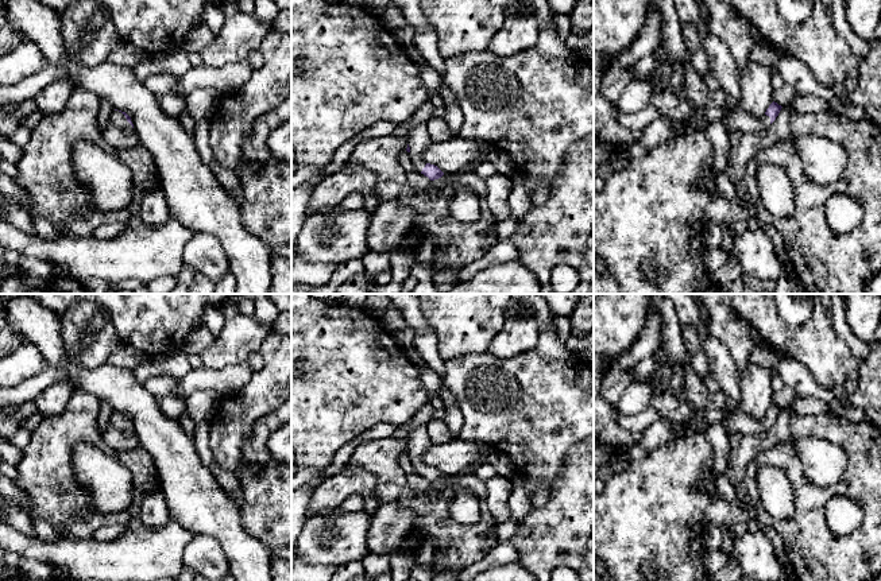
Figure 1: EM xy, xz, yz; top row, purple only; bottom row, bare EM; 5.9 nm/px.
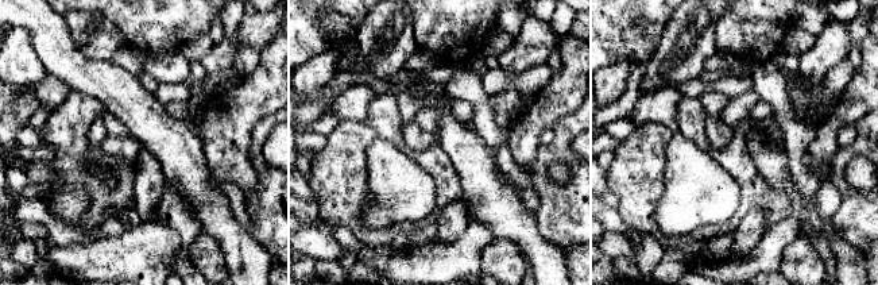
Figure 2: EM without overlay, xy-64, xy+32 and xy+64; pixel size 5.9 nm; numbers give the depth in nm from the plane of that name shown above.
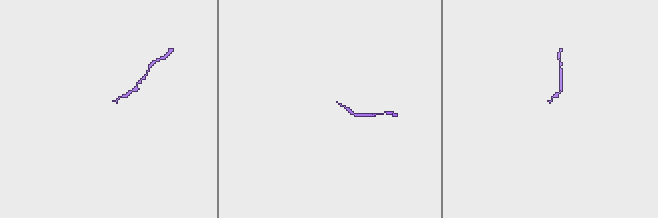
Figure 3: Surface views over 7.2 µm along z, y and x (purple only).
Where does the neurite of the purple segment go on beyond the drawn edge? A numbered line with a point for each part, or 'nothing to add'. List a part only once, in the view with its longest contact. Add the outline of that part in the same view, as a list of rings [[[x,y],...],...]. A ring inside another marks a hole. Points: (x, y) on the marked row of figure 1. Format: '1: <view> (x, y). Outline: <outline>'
1: xy (118, 117). Outline: [[[119,111],[112,113],[109,123],[123,129],[132,129],[132,125],[127,121],[125,116]]]

